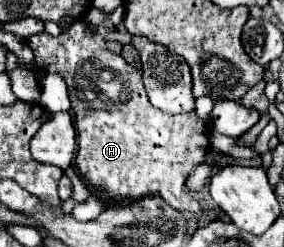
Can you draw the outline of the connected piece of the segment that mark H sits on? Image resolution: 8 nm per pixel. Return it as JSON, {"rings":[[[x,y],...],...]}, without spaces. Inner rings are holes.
{"rings":[[[75,23],[69,31],[61,33],[59,37],[51,37],[49,33],[35,33],[27,39],[27,45],[35,51],[35,67],[45,69],[47,73],[59,73],[71,97],[71,111],[75,115],[75,129],[77,129],[77,157],[75,157],[75,171],[89,183],[93,191],[99,191],[107,197],[109,203],[131,203],[135,199],[143,199],[147,195],[161,195],[171,207],[179,211],[199,211],[199,203],[187,195],[185,181],[189,173],[203,161],[209,149],[209,133],[207,121],[199,119],[195,111],[183,115],[167,115],[155,109],[145,93],[143,87],[143,73],[127,65],[121,55],[111,53],[105,47],[101,35],[89,37],[85,33],[83,23]]]}

